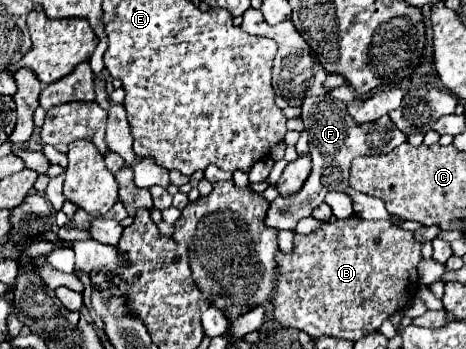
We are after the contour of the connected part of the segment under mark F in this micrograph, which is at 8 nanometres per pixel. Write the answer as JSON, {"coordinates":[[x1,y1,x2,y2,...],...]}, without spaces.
{"coordinates":[[320,96,320,98,306,98,302,104,302,120,310,136,310,152,312,152,312,172,306,178,304,186,296,194,288,196,278,196,268,210,266,224,276,228,276,230,294,230,298,220,304,216,310,216,310,212,324,202,324,196,330,190,344,192,348,184,348,170,350,164,356,156,366,156,366,154,384,154,400,146,406,138,392,126,388,116,382,116,380,120,358,124,346,110,344,102,336,102,334,98]]}

